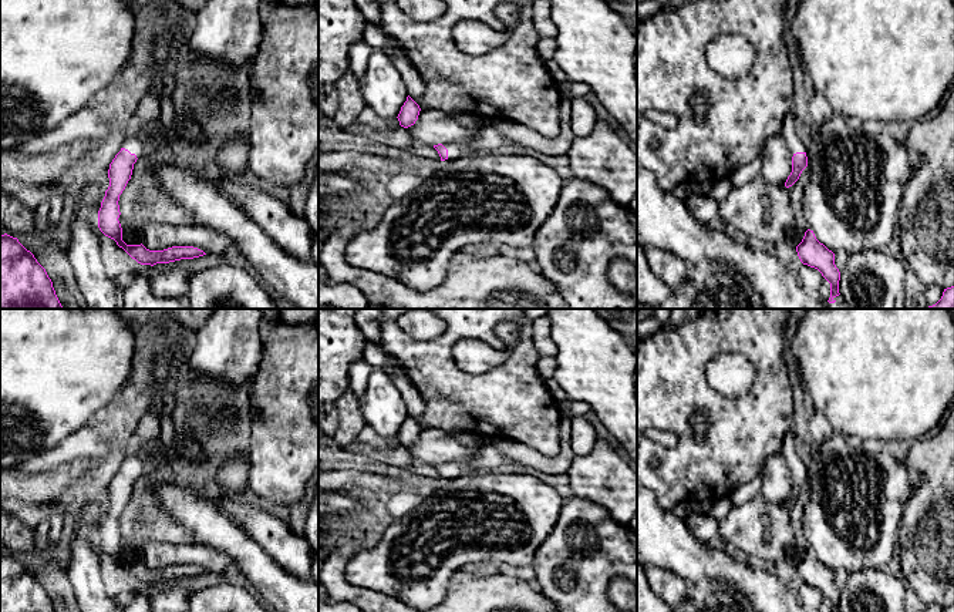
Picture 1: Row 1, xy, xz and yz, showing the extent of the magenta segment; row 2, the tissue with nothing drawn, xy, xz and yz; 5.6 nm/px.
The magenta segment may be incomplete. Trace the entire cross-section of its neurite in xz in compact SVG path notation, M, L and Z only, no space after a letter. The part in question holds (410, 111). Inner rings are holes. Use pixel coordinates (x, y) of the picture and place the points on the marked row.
M408 95L398 114L400 125L408 128L415 124L419 115L419 105Z

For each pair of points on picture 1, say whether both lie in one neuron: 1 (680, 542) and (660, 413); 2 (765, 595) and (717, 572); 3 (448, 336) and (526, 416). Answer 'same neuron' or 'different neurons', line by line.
1: different neurons
2: same neuron
3: same neuron

